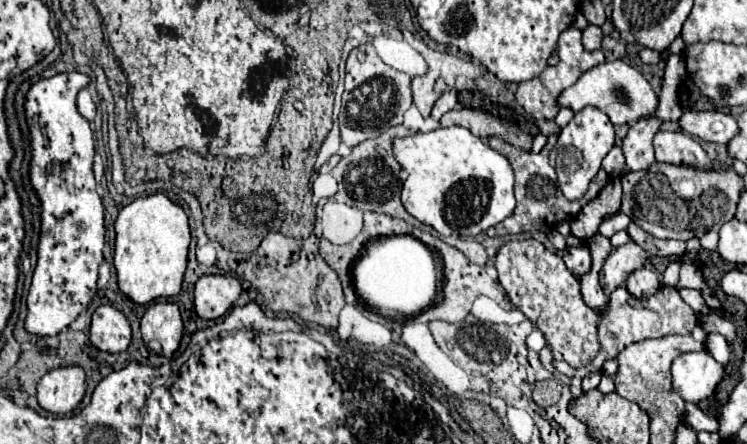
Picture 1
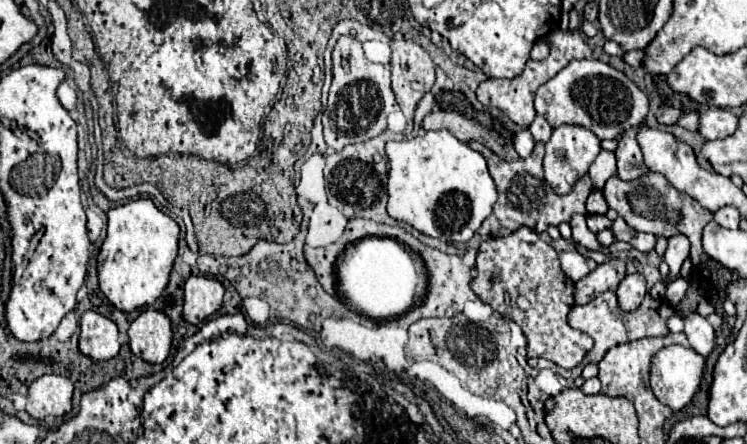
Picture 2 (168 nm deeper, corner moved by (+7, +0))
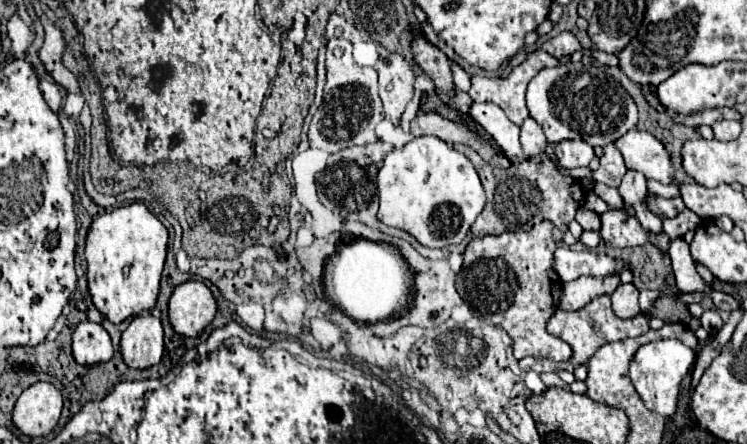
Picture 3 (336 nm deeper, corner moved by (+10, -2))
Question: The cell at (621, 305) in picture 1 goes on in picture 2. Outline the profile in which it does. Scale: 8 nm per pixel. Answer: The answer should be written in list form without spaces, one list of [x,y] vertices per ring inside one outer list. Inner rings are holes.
[[[603,292],[599,294],[595,300],[591,300],[589,304],[583,304],[583,306],[575,306],[573,312],[569,312],[569,326],[571,328],[577,328],[585,334],[589,334],[593,340],[595,340],[595,346],[591,348],[591,352],[587,352],[585,360],[581,364],[572,370],[563,369],[556,364],[552,364],[551,361],[543,358],[530,358],[528,363],[534,368],[550,368],[554,373],[562,375],[566,379],[574,380],[581,375],[585,364],[589,362],[601,362],[601,358],[607,354],[609,348],[617,346],[617,344],[623,344],[623,342],[631,342],[631,340],[639,340],[639,338],[649,338],[649,336],[667,336],[669,334],[669,328],[667,328],[667,318],[671,318],[675,312],[675,308],[663,298],[653,298],[649,292],[645,296],[645,300],[641,302],[641,306],[635,310],[635,312],[623,312],[617,304],[617,296],[615,292]]]

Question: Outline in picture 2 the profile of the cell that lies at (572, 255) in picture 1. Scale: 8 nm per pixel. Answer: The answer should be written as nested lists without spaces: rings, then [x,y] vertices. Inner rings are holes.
[[[561,252],[559,262],[561,262],[565,276],[569,276],[573,282],[581,280],[583,276],[587,276],[597,266],[591,258],[583,258],[577,252]]]

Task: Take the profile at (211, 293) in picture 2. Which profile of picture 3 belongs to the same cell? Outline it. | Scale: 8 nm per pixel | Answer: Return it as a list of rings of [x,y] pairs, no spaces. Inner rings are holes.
[[[190,280],[174,288],[168,300],[168,318],[176,334],[202,336],[216,316],[216,300],[208,286],[200,280]]]

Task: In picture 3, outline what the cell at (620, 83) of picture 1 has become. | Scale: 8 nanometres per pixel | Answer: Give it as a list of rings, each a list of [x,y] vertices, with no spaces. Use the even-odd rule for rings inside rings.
[[[582,62],[542,68],[528,84],[526,106],[552,144],[562,140],[584,140],[590,146],[606,146],[632,130],[638,122],[638,108],[630,94],[614,78]]]

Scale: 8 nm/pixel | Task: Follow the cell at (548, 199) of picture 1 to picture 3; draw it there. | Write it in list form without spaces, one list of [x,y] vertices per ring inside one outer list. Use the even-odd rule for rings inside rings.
[[[454,144],[454,148],[462,152],[474,164],[480,176],[480,182],[484,186],[484,192],[486,192],[486,206],[470,228],[474,238],[500,236],[510,230],[512,232],[530,230],[536,222],[542,222],[542,220],[554,222],[558,230],[568,230],[568,222],[574,220],[576,210],[584,204],[584,188],[580,180],[572,176],[562,176],[554,168],[554,164],[548,160],[546,154],[528,158],[520,164],[512,164],[510,170],[502,170],[502,168],[494,168],[488,162],[484,162],[466,144]]]

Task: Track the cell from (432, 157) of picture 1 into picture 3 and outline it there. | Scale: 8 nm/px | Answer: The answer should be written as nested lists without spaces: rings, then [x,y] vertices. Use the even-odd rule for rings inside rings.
[[[436,136],[414,138],[404,148],[392,150],[378,170],[376,184],[380,198],[378,220],[386,226],[406,230],[428,248],[460,244],[486,202],[472,162]]]

